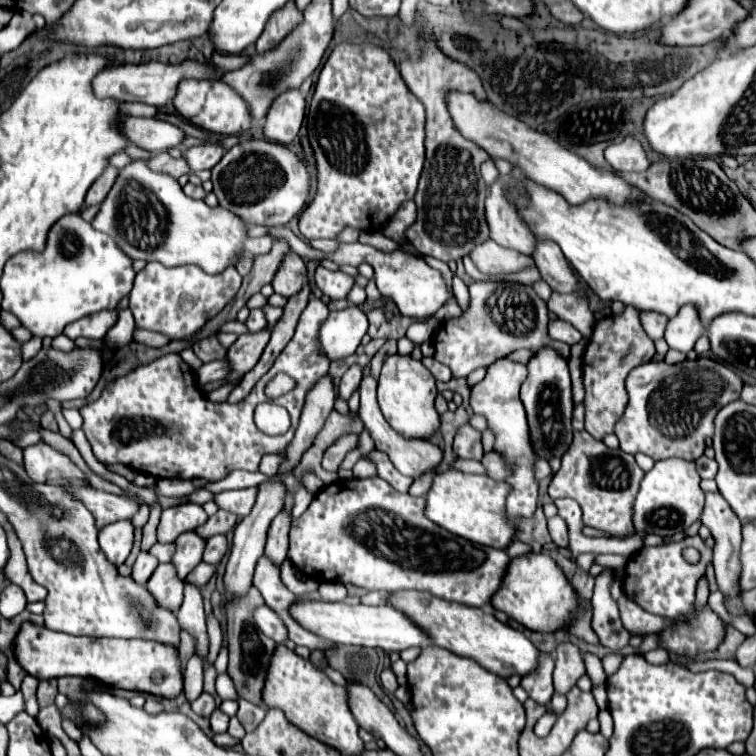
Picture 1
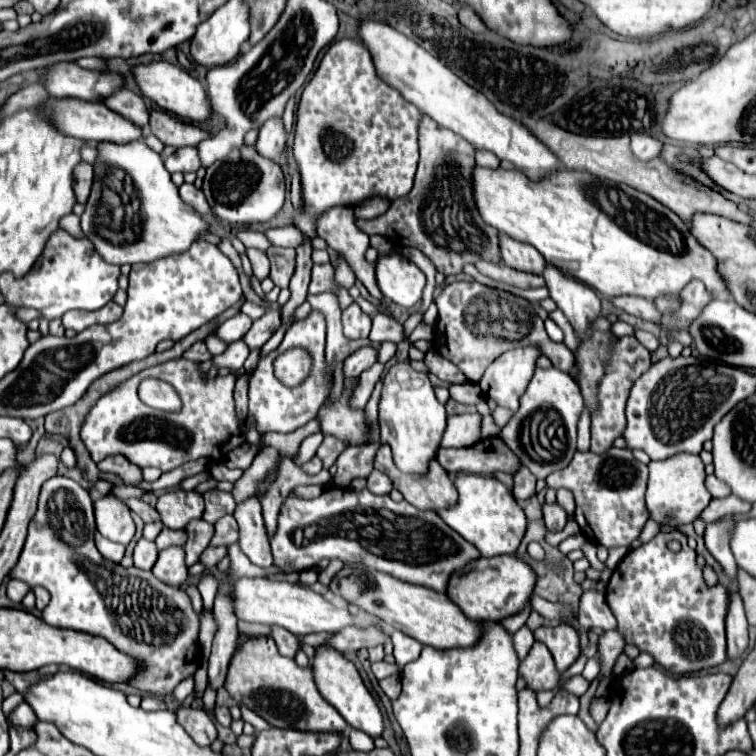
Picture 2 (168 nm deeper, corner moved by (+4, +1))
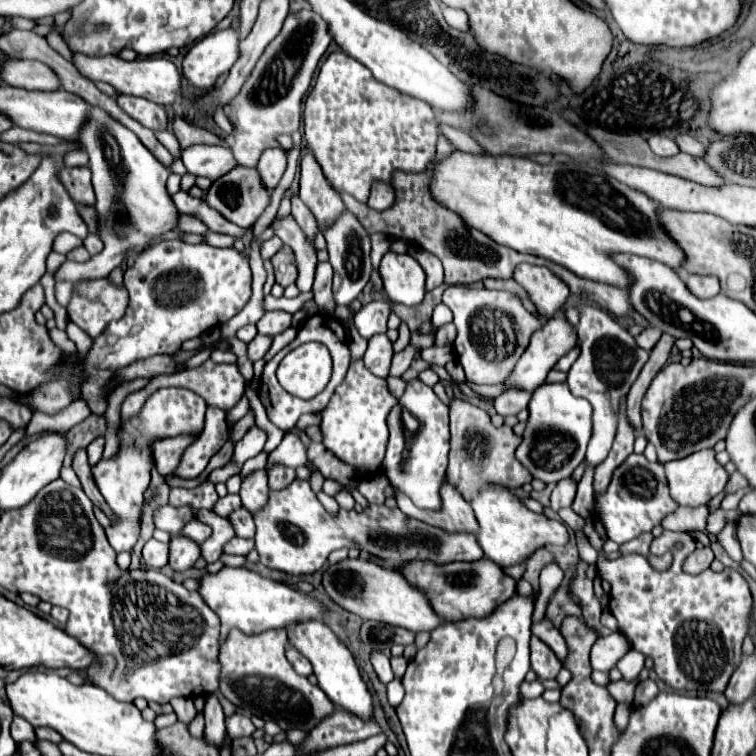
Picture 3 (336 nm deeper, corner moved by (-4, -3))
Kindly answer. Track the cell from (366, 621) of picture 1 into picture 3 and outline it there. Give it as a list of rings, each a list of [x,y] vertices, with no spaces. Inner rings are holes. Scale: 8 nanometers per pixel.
[[[223,566],[215,574],[205,572],[199,578],[197,592],[201,594],[205,604],[221,618],[219,644],[222,644],[227,638],[231,628],[239,628],[243,634],[259,634],[269,628],[285,628],[295,622],[321,618],[321,614],[325,610],[321,602],[317,602],[281,582],[273,582],[271,578],[265,578],[253,570],[247,570],[245,566],[239,566],[239,568]]]

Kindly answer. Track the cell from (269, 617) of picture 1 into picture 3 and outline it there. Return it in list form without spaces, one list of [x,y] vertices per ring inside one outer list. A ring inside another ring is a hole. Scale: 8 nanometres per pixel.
[[[287,648],[287,660],[293,664],[297,674],[301,674],[301,676],[311,676],[313,674],[311,662],[303,654],[299,654],[295,648]]]

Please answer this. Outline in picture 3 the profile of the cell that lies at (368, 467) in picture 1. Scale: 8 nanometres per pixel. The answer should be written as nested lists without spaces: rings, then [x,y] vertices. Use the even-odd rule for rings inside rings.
[[[447,482],[441,488],[441,498],[443,498],[443,508],[439,512],[421,512],[421,508],[417,510],[409,498],[405,498],[405,496],[401,496],[401,492],[397,492],[397,506],[405,516],[421,520],[429,526],[441,528],[445,532],[477,534],[479,524],[477,524],[477,518],[473,514],[473,508]]]

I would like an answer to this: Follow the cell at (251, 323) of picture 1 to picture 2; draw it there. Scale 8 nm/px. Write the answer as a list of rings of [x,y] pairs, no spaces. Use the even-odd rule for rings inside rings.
[[[239,312],[237,316],[233,316],[233,318],[229,318],[229,320],[225,320],[221,326],[219,326],[219,330],[217,330],[217,336],[221,338],[221,340],[225,340],[225,342],[237,342],[237,340],[241,340],[243,336],[245,336],[245,332],[251,328],[251,318],[249,316],[245,316],[243,312]]]

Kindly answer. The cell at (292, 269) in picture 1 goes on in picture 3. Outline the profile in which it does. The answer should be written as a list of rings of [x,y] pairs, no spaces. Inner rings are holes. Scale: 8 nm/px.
[[[283,246],[273,258],[271,264],[275,268],[275,280],[283,288],[293,284],[297,280],[297,266],[295,266],[295,254],[289,246]]]

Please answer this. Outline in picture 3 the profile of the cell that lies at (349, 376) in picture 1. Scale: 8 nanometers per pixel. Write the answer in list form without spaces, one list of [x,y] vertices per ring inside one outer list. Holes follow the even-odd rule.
[[[375,334],[373,340],[369,340],[369,348],[363,356],[365,366],[381,378],[389,376],[389,366],[391,366],[391,358],[393,358],[393,348],[391,348],[391,340],[387,338],[387,334]]]

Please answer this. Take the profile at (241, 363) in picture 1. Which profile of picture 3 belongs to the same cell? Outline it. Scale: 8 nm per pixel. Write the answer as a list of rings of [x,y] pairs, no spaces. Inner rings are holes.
[[[281,310],[265,312],[265,316],[257,322],[257,330],[259,330],[259,334],[275,336],[275,334],[279,334],[291,326],[291,318],[293,316],[289,312],[281,312]]]

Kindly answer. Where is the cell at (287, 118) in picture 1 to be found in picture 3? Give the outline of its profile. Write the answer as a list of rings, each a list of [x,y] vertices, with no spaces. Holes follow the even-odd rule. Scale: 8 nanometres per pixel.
[[[269,148],[261,154],[259,164],[257,164],[257,172],[269,192],[273,192],[277,188],[283,172],[285,172],[285,166],[287,166],[287,158],[285,158],[283,150]]]

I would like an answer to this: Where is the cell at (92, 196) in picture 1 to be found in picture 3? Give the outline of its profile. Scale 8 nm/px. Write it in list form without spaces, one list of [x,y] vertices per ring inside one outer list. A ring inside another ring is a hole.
[[[63,166],[57,176],[61,176],[61,184],[65,186],[65,190],[69,192],[69,196],[73,196],[73,200],[77,204],[95,204],[95,192],[93,192],[93,184],[91,184],[91,172],[89,168],[67,168]]]

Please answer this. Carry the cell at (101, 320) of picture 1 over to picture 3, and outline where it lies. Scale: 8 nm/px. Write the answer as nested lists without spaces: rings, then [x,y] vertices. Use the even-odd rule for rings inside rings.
[[[99,278],[77,284],[77,292],[67,306],[67,312],[79,328],[91,338],[97,338],[109,322],[125,314],[127,302],[129,298],[123,286],[109,282],[109,278]]]

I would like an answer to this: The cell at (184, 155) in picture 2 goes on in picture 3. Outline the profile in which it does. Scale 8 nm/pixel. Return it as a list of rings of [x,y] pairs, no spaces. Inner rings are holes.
[[[189,146],[183,150],[181,160],[189,174],[207,176],[209,180],[217,180],[237,166],[233,152],[225,146]]]

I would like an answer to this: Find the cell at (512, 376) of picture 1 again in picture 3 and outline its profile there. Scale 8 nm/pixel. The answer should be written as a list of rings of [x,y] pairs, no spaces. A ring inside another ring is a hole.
[[[557,314],[553,316],[551,320],[545,322],[543,328],[539,328],[533,336],[531,336],[531,342],[527,346],[527,350],[523,352],[523,356],[519,358],[515,370],[513,370],[513,376],[509,376],[509,384],[515,384],[517,388],[521,390],[535,390],[537,386],[541,386],[547,378],[547,372],[555,366],[555,362],[565,356],[573,346],[577,344],[577,330],[573,324],[567,322],[567,318],[563,314]]]

